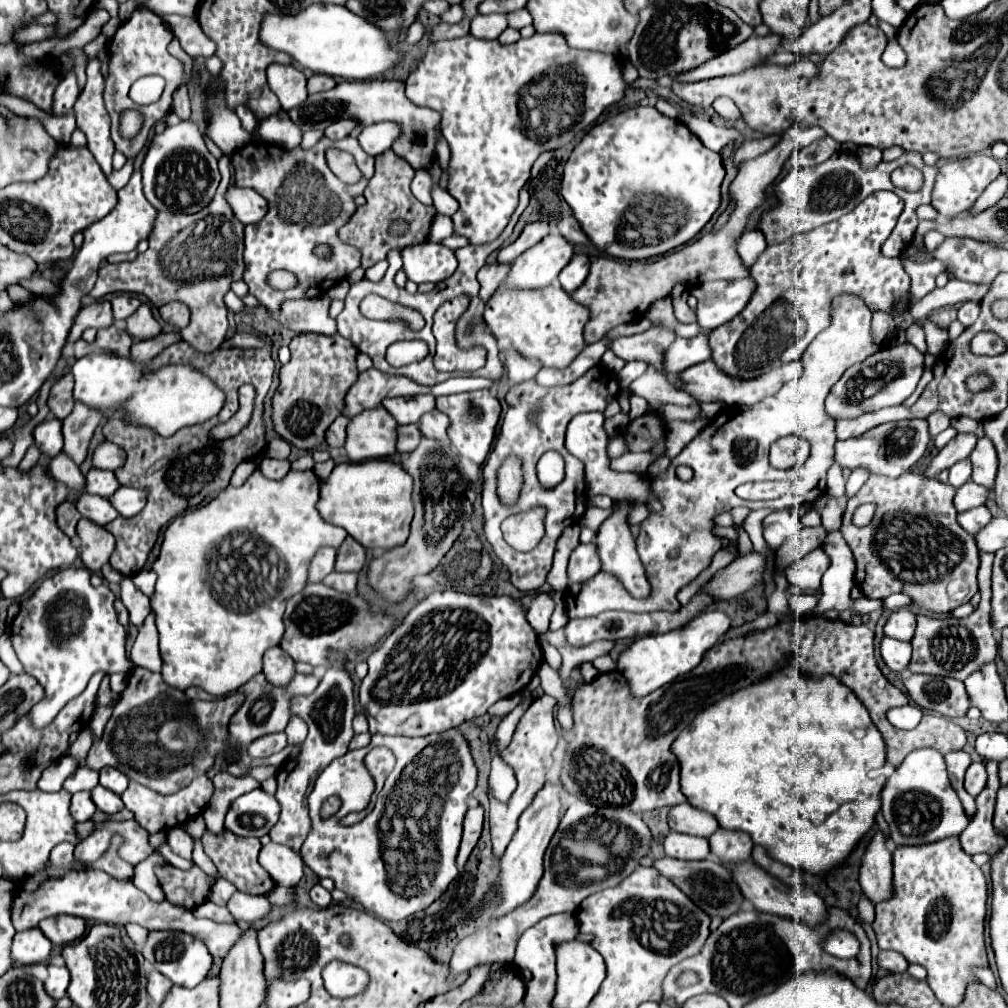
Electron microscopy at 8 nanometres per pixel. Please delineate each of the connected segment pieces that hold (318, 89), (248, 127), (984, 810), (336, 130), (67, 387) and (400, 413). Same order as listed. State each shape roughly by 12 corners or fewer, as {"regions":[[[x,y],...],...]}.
{"regions":[[[311,75],[307,79],[307,91],[323,93],[337,85],[329,75]],[[239,107],[237,117],[247,133],[255,129],[255,115]],[[987,761],[987,785],[961,833],[969,853],[997,853],[1005,841],[993,827],[999,763]],[[343,119],[331,123],[323,133],[327,139],[351,135],[357,123]],[[69,373],[53,383],[47,405],[57,419],[73,411]],[[431,395],[383,399],[399,425],[419,423],[435,409]]]}

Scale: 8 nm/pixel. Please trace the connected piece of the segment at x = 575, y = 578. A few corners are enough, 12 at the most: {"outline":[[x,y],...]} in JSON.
{"outline":[[595,543],[577,545],[567,565],[571,583],[599,573]]}

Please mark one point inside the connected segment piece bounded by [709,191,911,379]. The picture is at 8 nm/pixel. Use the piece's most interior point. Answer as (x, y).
(844, 256)

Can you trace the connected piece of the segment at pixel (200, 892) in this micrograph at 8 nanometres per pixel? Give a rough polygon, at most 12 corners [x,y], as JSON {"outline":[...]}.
{"outline":[[157,867],[165,899],[187,909],[207,899],[213,881],[189,871]]}

